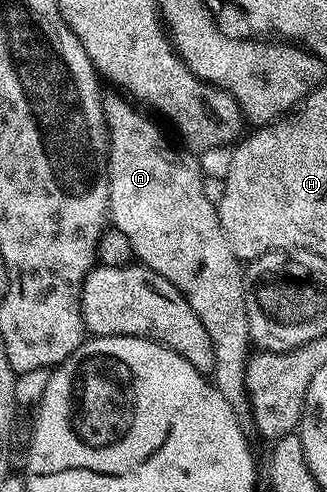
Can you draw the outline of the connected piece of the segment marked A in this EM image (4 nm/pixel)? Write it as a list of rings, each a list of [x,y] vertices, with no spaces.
[[[119,96],[102,97],[103,120],[107,124],[110,223],[129,238],[132,257],[177,286],[185,302],[193,306],[193,314],[201,318],[201,326],[205,326],[213,342],[215,388],[225,394],[225,402],[235,412],[246,413],[245,370],[247,348],[252,343],[244,265],[233,254],[225,230],[221,230],[219,210],[216,201],[207,197],[198,159],[174,152],[158,126]]]

